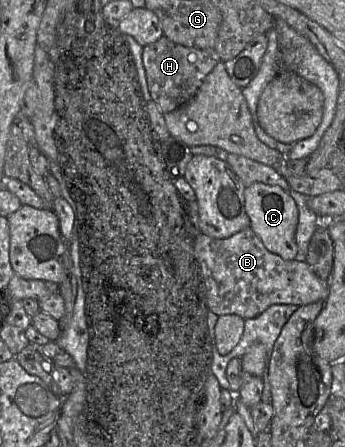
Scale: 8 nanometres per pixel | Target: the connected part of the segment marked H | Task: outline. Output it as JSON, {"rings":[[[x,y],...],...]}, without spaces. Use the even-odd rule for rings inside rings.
{"rings":[[[166,36],[143,47],[143,65],[149,94],[159,110],[166,114],[190,100],[206,76],[221,62],[215,49],[199,49],[174,43]]]}

